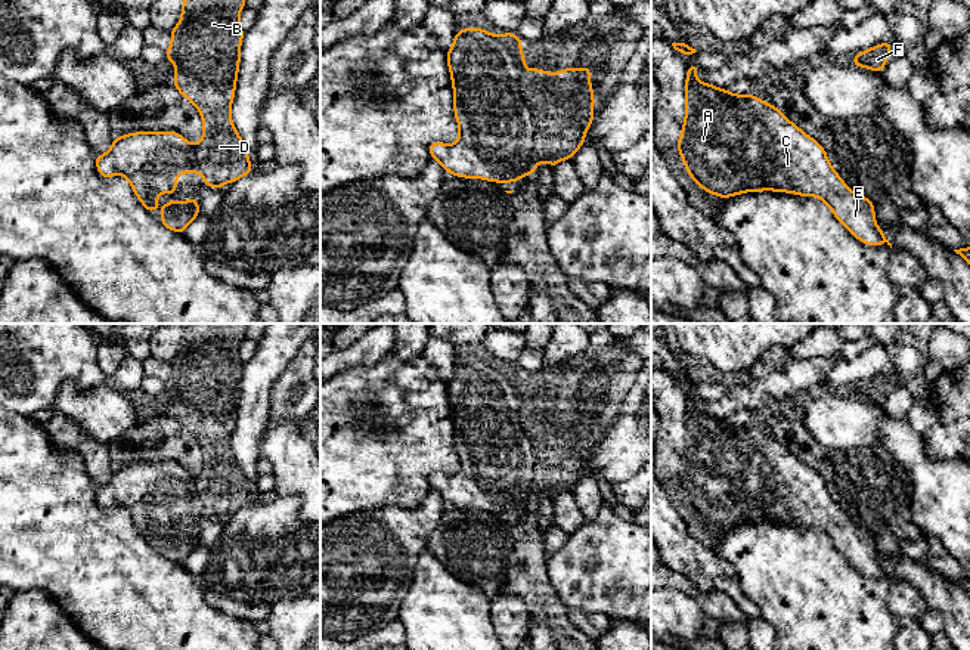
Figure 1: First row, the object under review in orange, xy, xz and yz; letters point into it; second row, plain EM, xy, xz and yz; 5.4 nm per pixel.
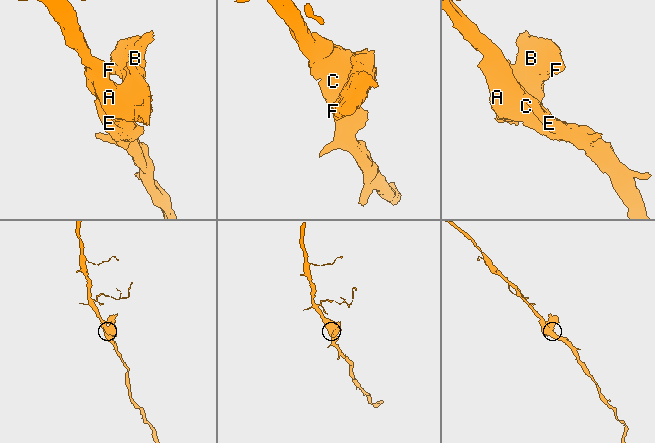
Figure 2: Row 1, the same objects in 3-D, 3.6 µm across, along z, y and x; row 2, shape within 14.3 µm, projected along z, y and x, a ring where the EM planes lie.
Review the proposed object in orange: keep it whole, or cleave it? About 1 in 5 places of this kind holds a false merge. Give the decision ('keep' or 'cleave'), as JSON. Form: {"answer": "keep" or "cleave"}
{"answer": "keep"}

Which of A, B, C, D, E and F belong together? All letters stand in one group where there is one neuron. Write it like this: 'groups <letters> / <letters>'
groups A B C D E F

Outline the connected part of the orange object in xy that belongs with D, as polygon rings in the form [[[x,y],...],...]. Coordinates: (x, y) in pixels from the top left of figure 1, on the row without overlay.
[[[188,324],[182,349],[171,360],[171,375],[165,387],[176,396],[174,418],[198,439],[202,448],[201,473],[192,476],[176,462],[137,462],[115,468],[106,485],[96,486],[99,505],[105,510],[114,505],[124,507],[149,544],[158,538],[158,524],[177,523],[179,504],[201,504],[205,517],[220,520],[254,502],[247,477],[230,448],[244,371],[239,346],[245,331],[247,324]]]

